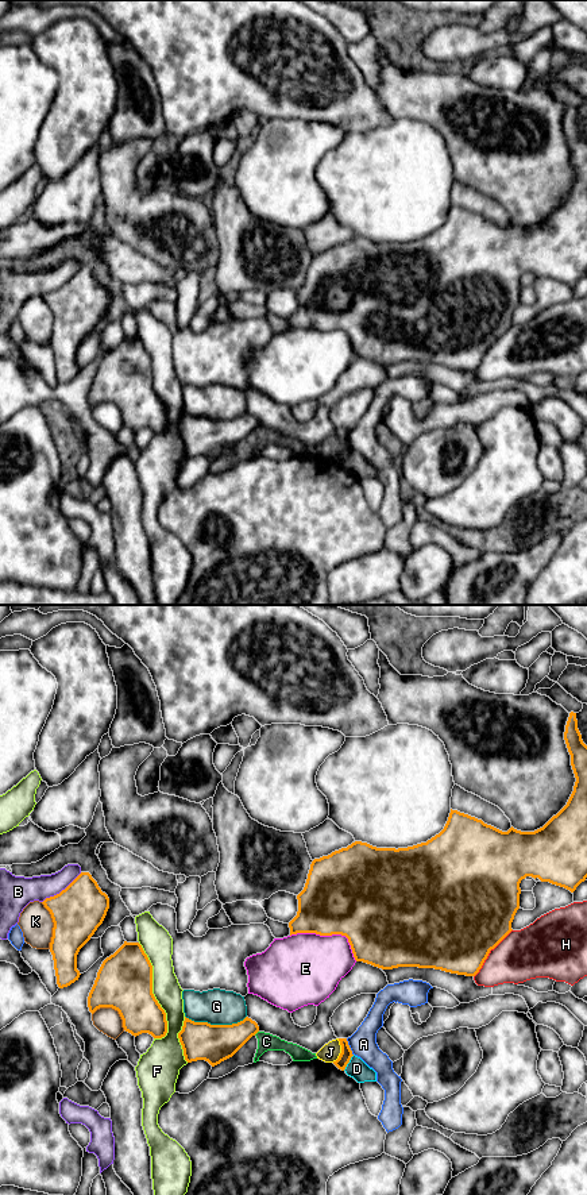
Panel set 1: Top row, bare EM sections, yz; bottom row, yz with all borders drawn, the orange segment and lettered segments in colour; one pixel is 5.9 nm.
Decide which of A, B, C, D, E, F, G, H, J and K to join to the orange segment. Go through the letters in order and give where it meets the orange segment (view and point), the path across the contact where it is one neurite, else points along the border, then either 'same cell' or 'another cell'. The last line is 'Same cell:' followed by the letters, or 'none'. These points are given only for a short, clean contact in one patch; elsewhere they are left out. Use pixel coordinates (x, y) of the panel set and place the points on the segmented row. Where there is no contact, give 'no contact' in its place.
A: contact yz (348, 1047); another cell
B: contact yz (62, 890); another cell
C: contact yz (255, 1033); another cell
D: contact yz (348, 1061); border yz (354, 1055), (343, 1070); another cell
E: contact yz (329, 935); another cell
F: contact yz (151, 991); another cell
G: contact yz (216, 1025); another cell
H: contact yz (489, 952); another cell
J: contact yz (342, 1051); border yz (339, 1039), (340, 1055), (332, 1061); another cell
K: contact yz (54, 925); another cell
Same cell: none

